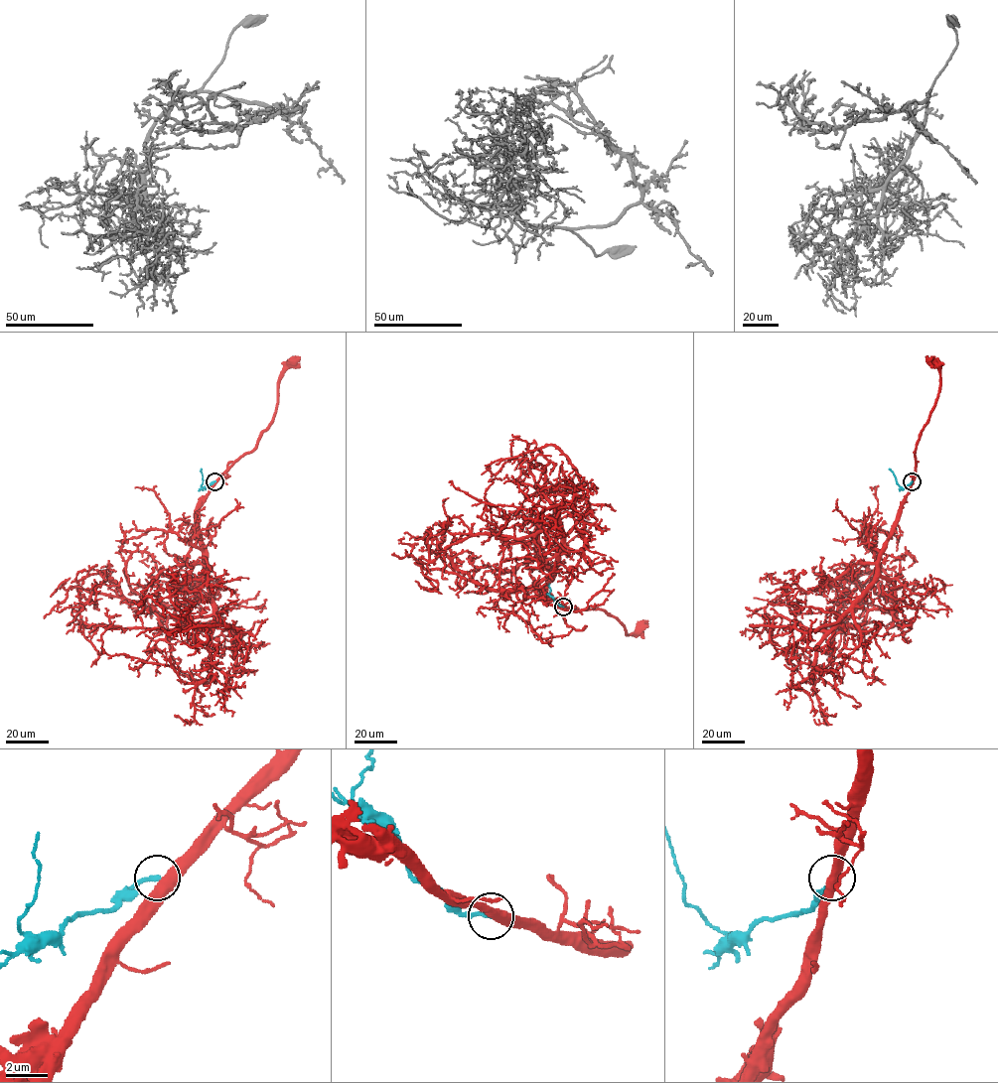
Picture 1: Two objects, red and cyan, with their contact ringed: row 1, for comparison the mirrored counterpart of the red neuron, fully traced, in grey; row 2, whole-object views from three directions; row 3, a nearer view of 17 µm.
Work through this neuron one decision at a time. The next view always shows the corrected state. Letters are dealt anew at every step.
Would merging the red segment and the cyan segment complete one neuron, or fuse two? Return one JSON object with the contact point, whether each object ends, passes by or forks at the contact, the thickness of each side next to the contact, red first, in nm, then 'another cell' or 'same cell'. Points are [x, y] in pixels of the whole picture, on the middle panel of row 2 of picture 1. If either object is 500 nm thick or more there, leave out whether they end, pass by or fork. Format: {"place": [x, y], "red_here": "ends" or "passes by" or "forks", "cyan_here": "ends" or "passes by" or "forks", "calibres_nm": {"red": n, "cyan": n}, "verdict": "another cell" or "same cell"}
{"place": [563, 607], "red_here": "passes by", "cyan_here": "ends", "calibres_nm": {"red": 480, "cyan": 200}, "verdict": "another cell"}

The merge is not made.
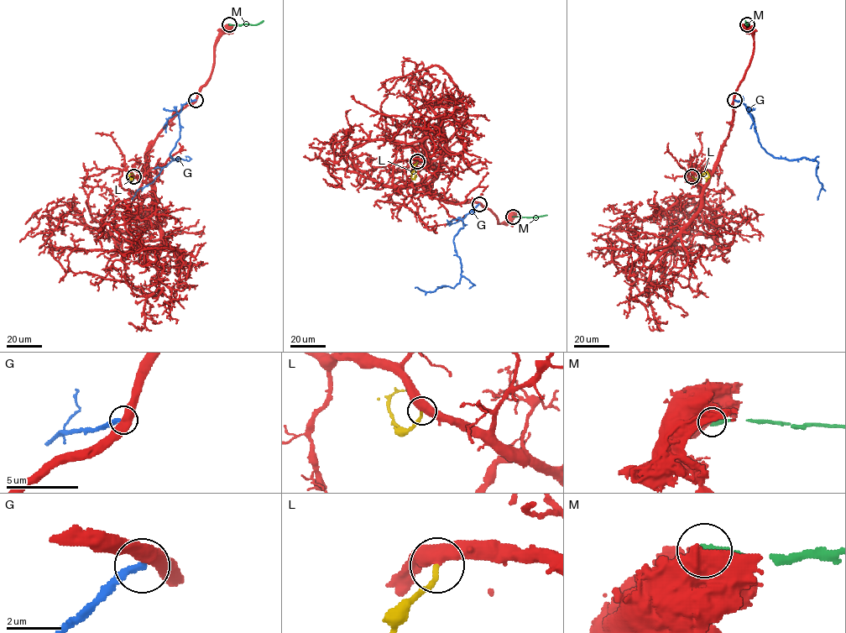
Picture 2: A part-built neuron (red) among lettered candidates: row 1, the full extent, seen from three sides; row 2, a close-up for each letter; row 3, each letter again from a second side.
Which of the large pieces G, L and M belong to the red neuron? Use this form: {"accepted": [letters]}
{"accepted": ["L"]}

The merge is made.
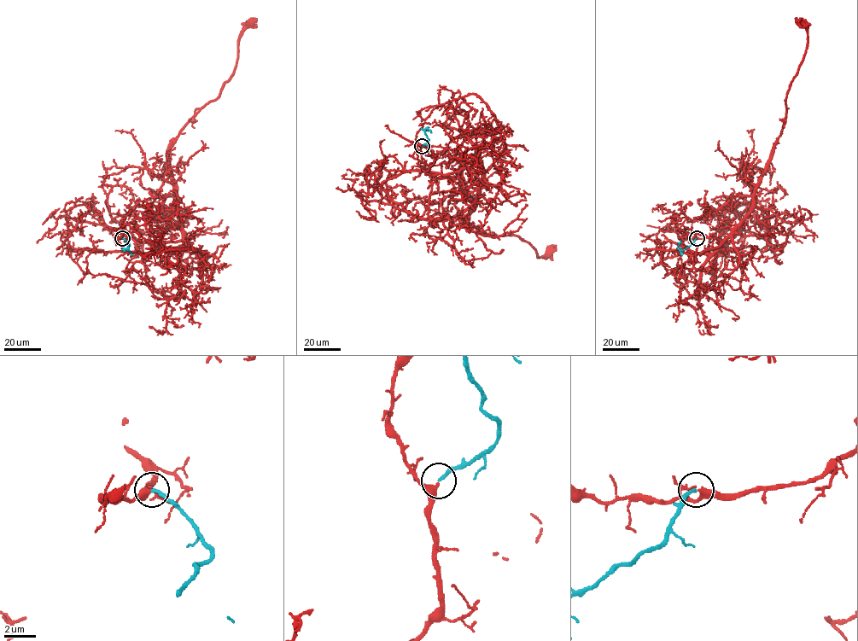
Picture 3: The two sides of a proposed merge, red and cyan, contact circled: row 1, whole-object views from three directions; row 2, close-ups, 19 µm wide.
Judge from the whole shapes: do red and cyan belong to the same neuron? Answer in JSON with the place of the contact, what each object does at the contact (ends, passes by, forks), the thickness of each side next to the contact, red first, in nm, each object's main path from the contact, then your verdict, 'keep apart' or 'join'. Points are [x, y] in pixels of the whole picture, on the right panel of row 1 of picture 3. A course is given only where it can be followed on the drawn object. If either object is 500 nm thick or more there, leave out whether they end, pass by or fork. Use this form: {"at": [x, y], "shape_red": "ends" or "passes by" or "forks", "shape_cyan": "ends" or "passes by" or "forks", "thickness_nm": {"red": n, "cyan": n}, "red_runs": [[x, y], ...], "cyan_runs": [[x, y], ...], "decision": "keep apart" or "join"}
{"at": [697, 238], "shape_red": "passes by", "shape_cyan": "ends", "thickness_nm": {"red": 320, "cyan": 200}, "red_runs": [[697, 238], [715, 231], [727, 196], [752, 198], [718, 242], [724, 253], [744, 247], [725, 253], [709, 284]], "cyan_runs": [[697, 238], [691, 245], [682, 250], [678, 247], [679, 240]], "decision": "join"}

